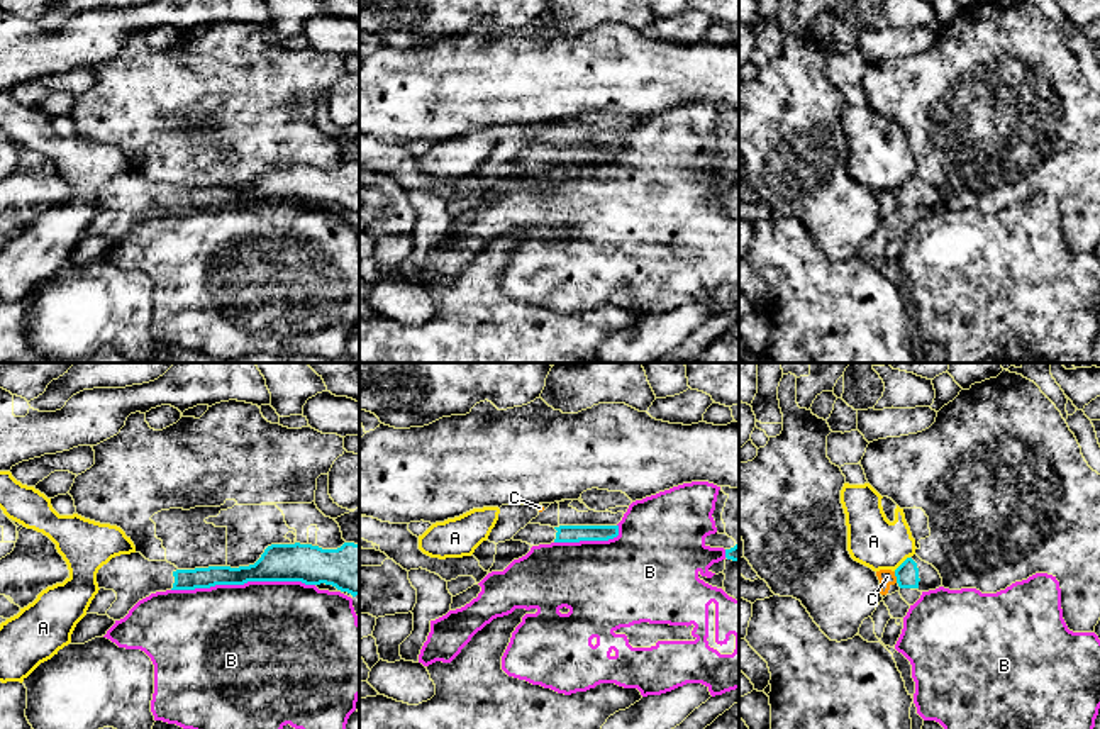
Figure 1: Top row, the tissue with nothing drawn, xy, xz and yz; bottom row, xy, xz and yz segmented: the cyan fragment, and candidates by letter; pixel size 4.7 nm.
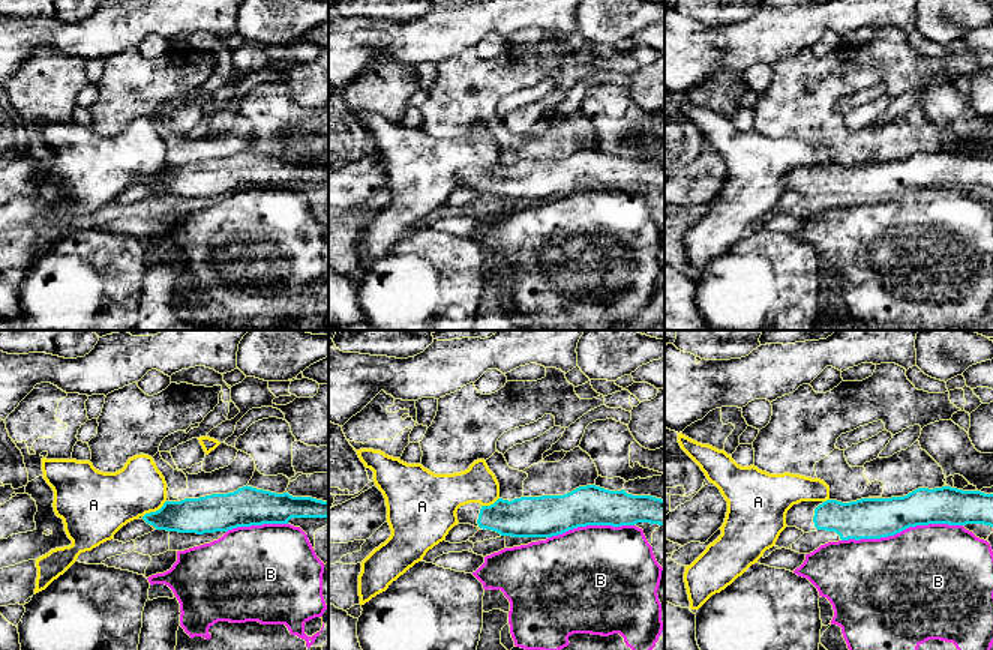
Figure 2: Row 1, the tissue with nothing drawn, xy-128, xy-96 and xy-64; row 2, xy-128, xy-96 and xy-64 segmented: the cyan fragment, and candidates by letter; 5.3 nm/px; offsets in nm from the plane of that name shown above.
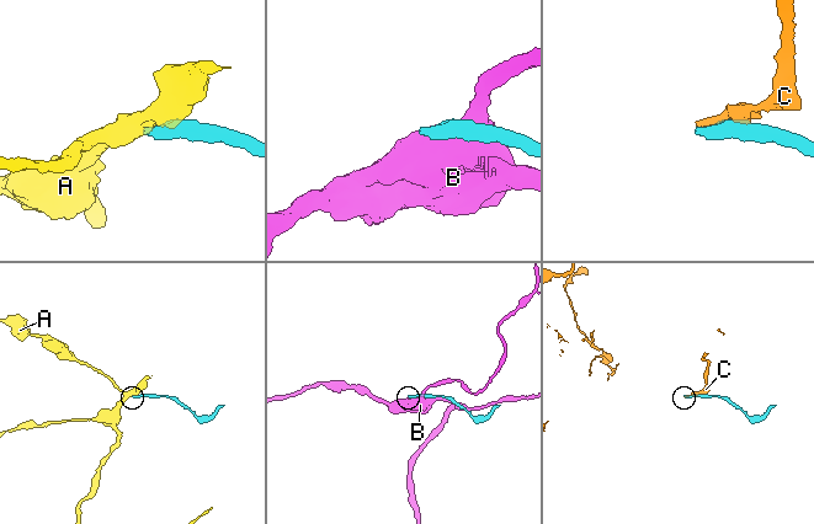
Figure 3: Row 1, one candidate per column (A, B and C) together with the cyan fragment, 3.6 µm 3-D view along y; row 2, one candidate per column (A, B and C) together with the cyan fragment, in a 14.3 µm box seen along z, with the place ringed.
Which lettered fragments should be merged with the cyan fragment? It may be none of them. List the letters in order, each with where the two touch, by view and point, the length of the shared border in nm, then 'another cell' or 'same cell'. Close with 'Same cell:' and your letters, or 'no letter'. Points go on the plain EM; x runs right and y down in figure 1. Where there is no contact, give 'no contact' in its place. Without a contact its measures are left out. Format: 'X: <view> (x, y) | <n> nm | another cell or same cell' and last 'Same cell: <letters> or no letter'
A: yz (902, 183) | 100 nm | another cell
B: xy (243, 204) | 700 nm | another cell
C: yz (895, 195) | 60 nm | another cell
Same cell: no letter

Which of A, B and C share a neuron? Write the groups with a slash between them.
A / B / C

